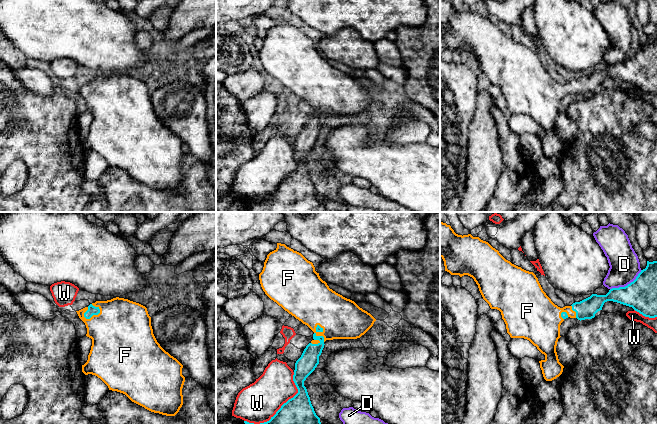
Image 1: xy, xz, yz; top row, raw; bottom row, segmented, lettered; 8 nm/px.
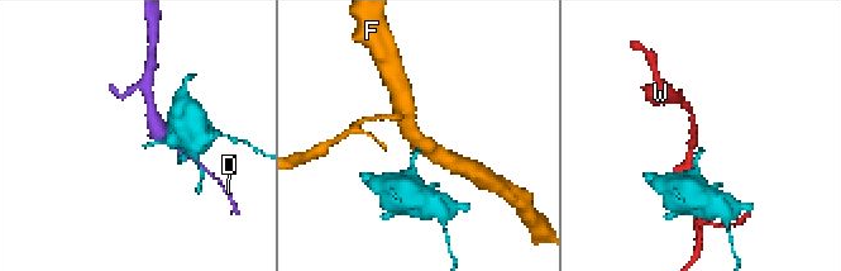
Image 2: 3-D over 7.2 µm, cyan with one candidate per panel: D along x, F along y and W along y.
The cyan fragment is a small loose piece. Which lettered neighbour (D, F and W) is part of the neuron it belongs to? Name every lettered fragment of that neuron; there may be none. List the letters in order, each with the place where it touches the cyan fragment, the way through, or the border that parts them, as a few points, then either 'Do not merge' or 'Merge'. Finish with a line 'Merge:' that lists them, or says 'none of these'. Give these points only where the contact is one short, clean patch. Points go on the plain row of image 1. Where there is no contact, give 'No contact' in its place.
D: Touches cyan at yz (627, 61). Do not merge
F: Touches cyan at xy (92, 91). Path across: xy (92, 86), (92, 91), (102, 94), (118, 108). Merge
W: Touches cyan at xz (281, 183). Do not merge
Merge: F

